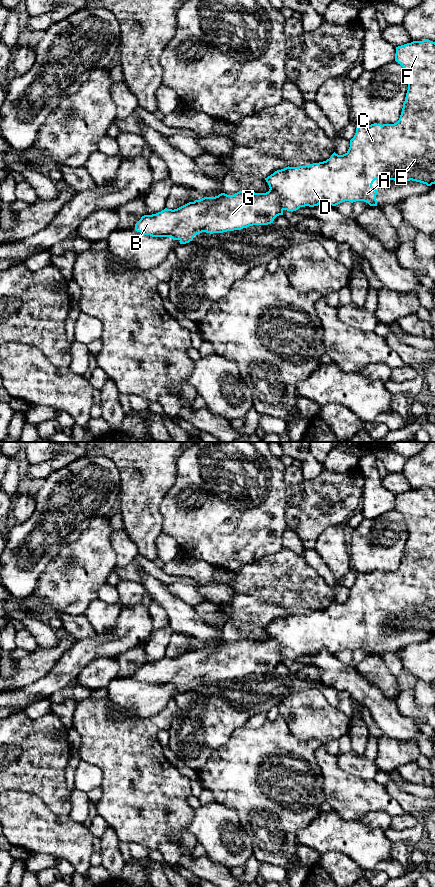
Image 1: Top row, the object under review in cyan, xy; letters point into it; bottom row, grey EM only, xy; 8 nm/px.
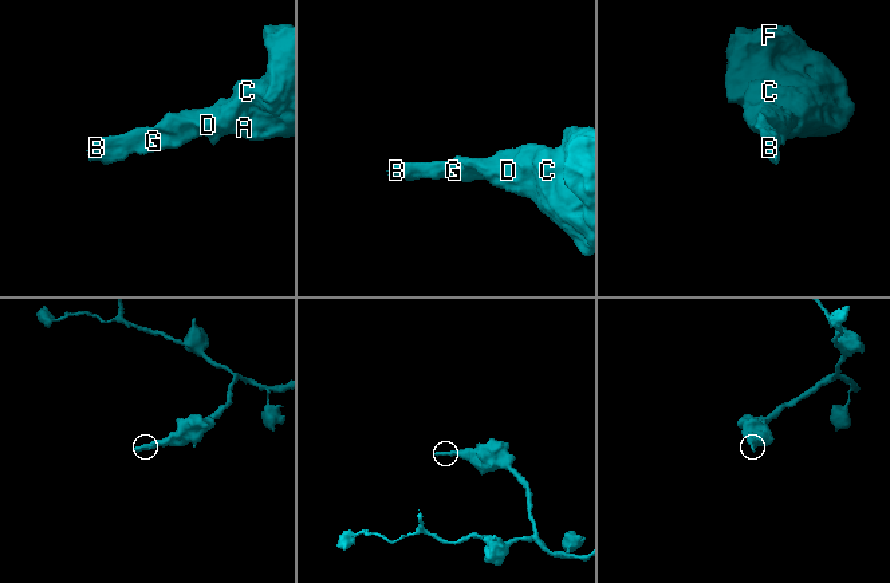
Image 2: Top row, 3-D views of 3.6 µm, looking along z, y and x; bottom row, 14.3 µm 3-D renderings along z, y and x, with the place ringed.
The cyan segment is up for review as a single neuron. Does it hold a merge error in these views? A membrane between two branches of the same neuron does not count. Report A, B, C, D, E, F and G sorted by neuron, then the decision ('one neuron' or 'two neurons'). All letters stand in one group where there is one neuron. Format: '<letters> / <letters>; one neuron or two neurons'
A B C D E F G; one neuron

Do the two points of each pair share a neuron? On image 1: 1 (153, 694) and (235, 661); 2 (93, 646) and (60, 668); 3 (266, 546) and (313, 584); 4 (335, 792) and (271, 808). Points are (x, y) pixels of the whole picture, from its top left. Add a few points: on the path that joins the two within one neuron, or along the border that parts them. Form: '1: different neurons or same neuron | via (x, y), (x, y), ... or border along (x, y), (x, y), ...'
1: same neuron | via (160, 680), (177, 675), (194, 665), (210, 665)
2: same neuron | via (85, 651), (68, 666)
3: different neurons | border along (283, 546), (275, 552), (262, 556), (253, 563)
4: different neurons | border along (320, 772), (326, 801)

